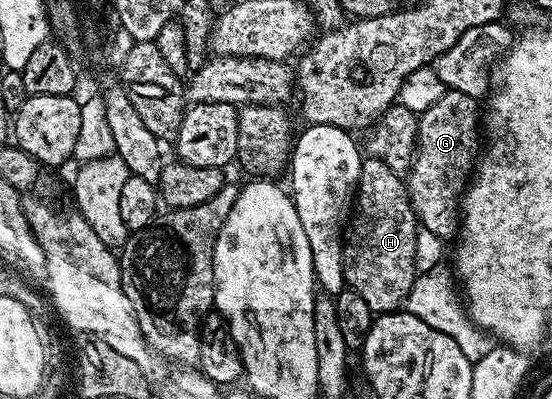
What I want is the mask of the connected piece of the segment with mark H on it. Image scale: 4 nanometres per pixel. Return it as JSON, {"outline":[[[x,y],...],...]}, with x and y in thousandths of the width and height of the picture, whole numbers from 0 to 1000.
{"outline":[[[658,398],[638,539],[620,604],[620,664],[625,719],[652,737],[678,784],[712,782],[734,764],[754,694],[759,569],[734,449],[696,406]]]}

